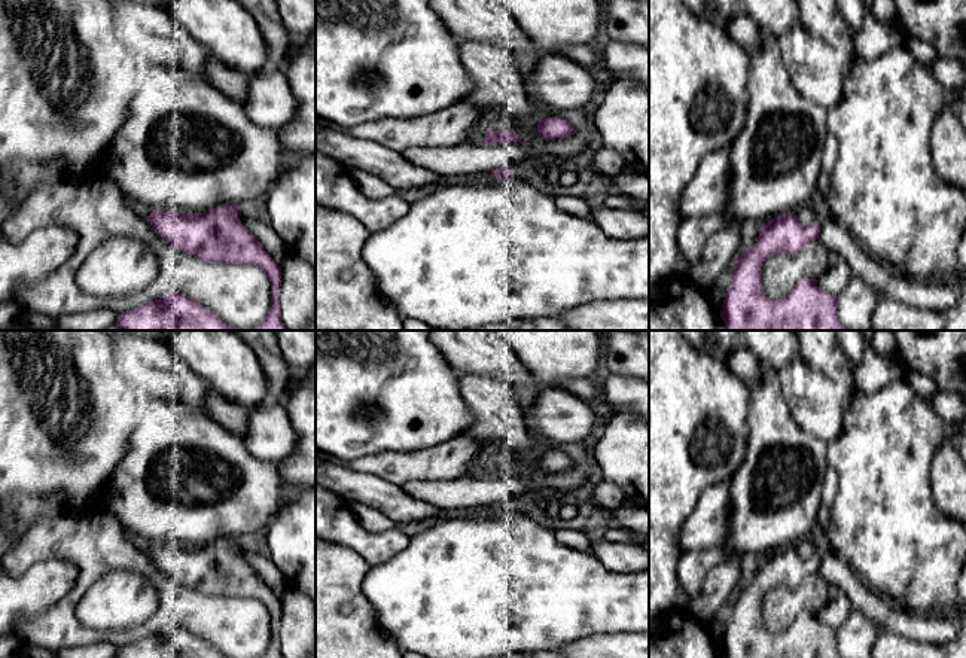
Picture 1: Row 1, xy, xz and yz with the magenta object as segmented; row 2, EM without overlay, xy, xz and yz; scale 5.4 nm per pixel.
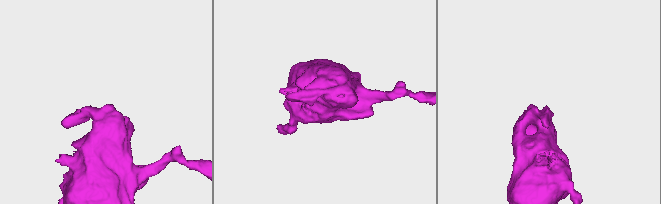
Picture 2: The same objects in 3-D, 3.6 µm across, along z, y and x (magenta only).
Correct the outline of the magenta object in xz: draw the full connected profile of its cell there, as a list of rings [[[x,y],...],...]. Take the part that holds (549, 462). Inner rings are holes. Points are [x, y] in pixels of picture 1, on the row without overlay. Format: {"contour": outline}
{"contour": [[[530,429],[530,436],[542,448],[539,453],[537,466],[545,475],[569,470],[576,466],[567,453],[549,448],[549,439],[539,430]]]}

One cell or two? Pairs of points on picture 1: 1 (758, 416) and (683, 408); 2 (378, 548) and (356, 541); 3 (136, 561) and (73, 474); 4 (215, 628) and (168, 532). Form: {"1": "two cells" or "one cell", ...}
{"1": "two cells", "2": "one cell", "3": "two cells", "4": "two cells"}

